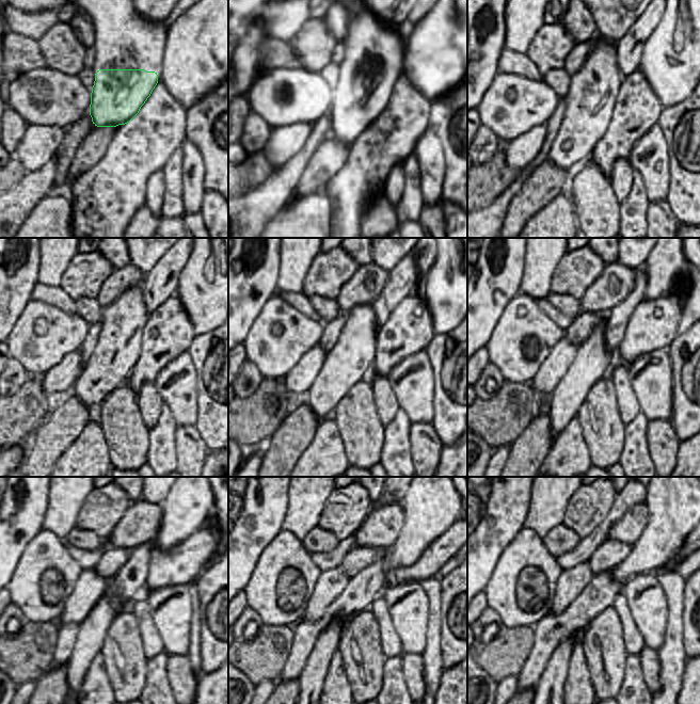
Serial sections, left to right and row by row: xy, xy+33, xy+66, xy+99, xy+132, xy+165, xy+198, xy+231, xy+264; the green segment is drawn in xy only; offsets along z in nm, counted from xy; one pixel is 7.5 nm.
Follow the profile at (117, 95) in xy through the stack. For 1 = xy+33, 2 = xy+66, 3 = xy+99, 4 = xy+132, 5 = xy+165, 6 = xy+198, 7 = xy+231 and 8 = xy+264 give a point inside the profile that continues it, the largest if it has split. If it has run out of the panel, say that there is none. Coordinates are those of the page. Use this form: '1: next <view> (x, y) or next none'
1: next xy+33 (362, 95)
2: next xy+66 (591, 118)
3: next xy+99 (111, 363)
4: next xy+132 (351, 358)
5: next xy+165 (592, 362)
6: next xy+198 (93, 630)
7: next xy+231 (313, 677)
8: next xy+264 (550, 693)

